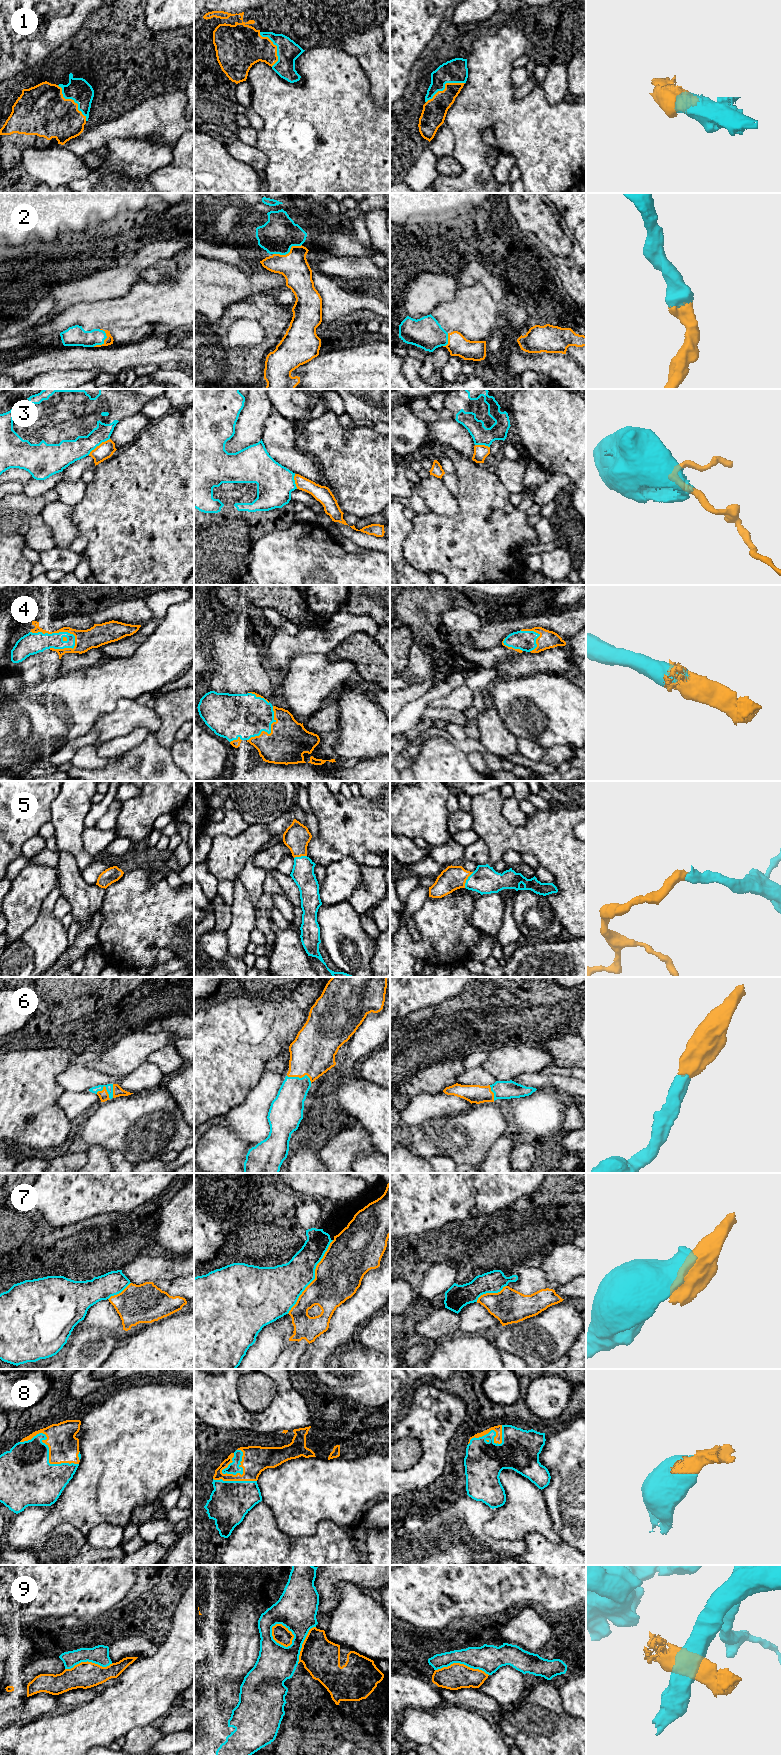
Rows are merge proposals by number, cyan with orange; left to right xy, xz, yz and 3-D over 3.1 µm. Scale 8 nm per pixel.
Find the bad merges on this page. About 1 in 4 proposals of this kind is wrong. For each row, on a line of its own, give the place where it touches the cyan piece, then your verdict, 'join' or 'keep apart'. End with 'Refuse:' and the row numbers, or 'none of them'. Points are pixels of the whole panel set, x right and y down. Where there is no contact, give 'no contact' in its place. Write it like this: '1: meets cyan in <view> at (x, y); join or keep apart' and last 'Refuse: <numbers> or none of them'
1: meets cyan in xy at (72, 99); join
2: meets cyan in xz at (288, 252); join
3: meets cyan in xy at (98, 445); keep apart
4: meets cyan in xy at (57, 633); join
5: meets cyan in yz at (466, 880); join
6: meets cyan in xz at (300, 1078); join
7: meets cyan in xz at (314, 1277); keep apart
8: meets cyan in xy at (48, 1450); join
9: meets cyan in xz at (276, 1642); keep apart
Refuse: 3, 7, 9

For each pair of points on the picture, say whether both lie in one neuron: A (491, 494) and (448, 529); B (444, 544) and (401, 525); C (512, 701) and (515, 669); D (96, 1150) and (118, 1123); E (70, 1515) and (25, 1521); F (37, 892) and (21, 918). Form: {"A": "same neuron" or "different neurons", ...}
{"A": "same neuron", "B": "different neurons", "C": "different neurons", "D": "different neurons", "E": "different neurons", "F": "same neuron"}

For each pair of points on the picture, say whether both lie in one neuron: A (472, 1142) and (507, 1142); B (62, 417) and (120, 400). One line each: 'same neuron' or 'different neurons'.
A: different neurons
B: same neuron

